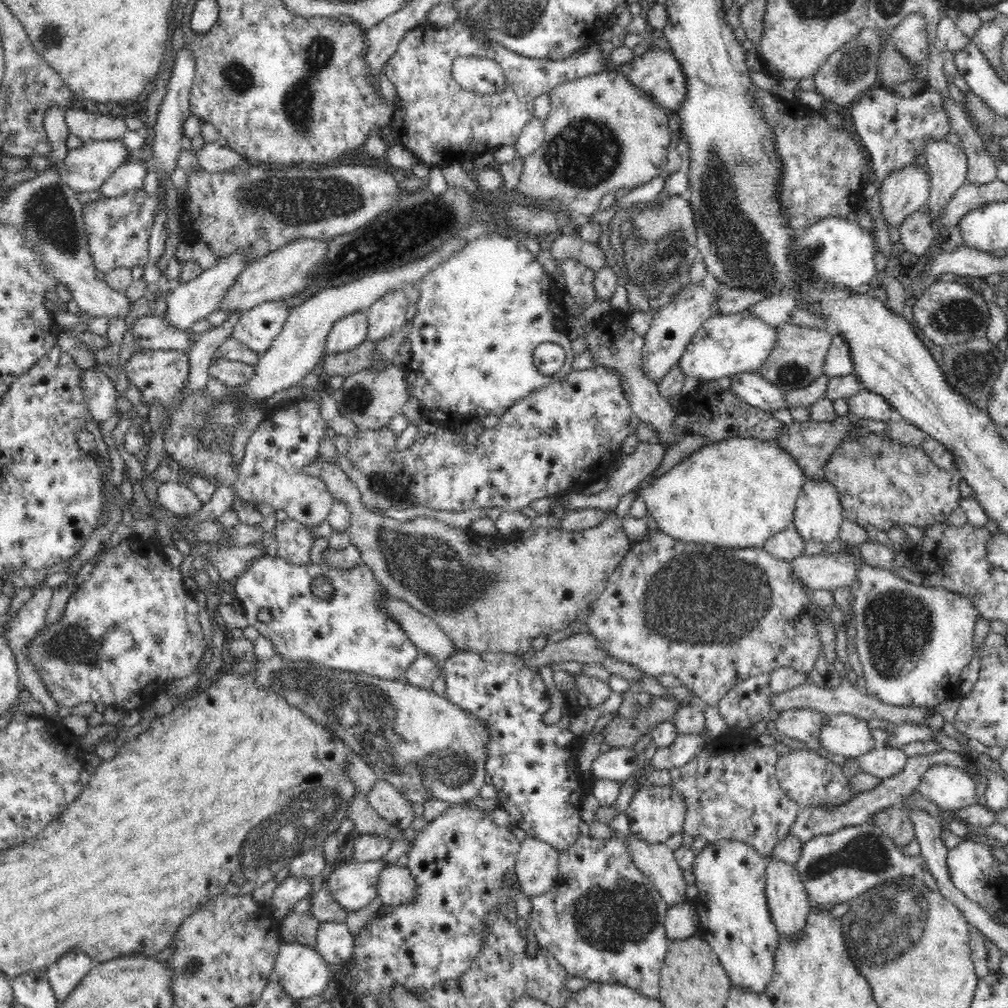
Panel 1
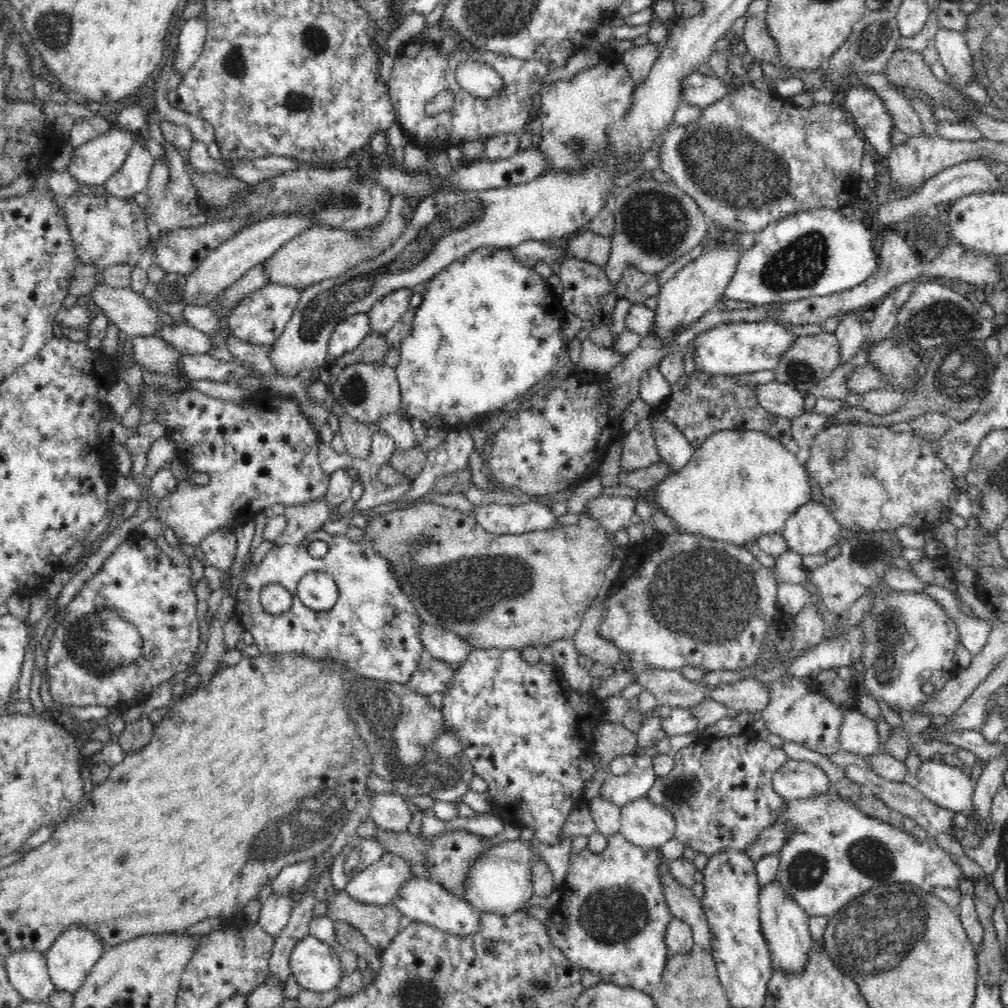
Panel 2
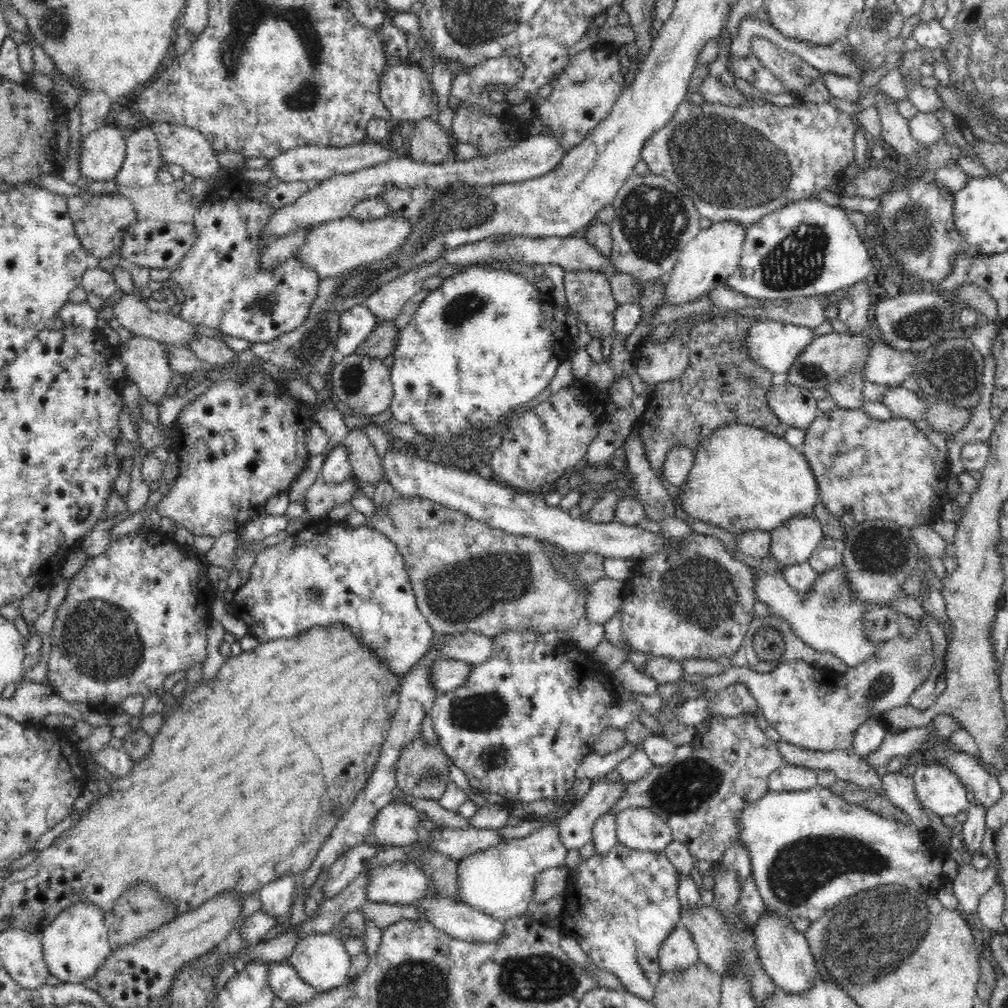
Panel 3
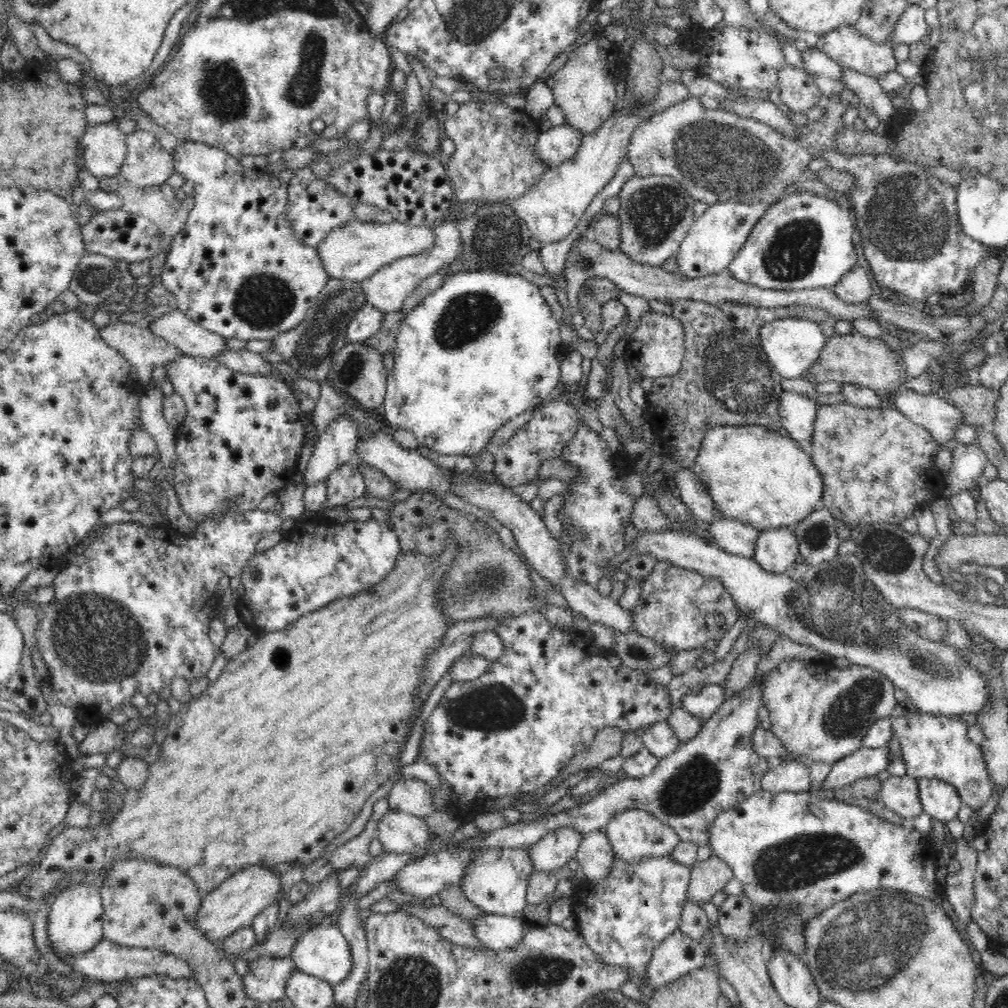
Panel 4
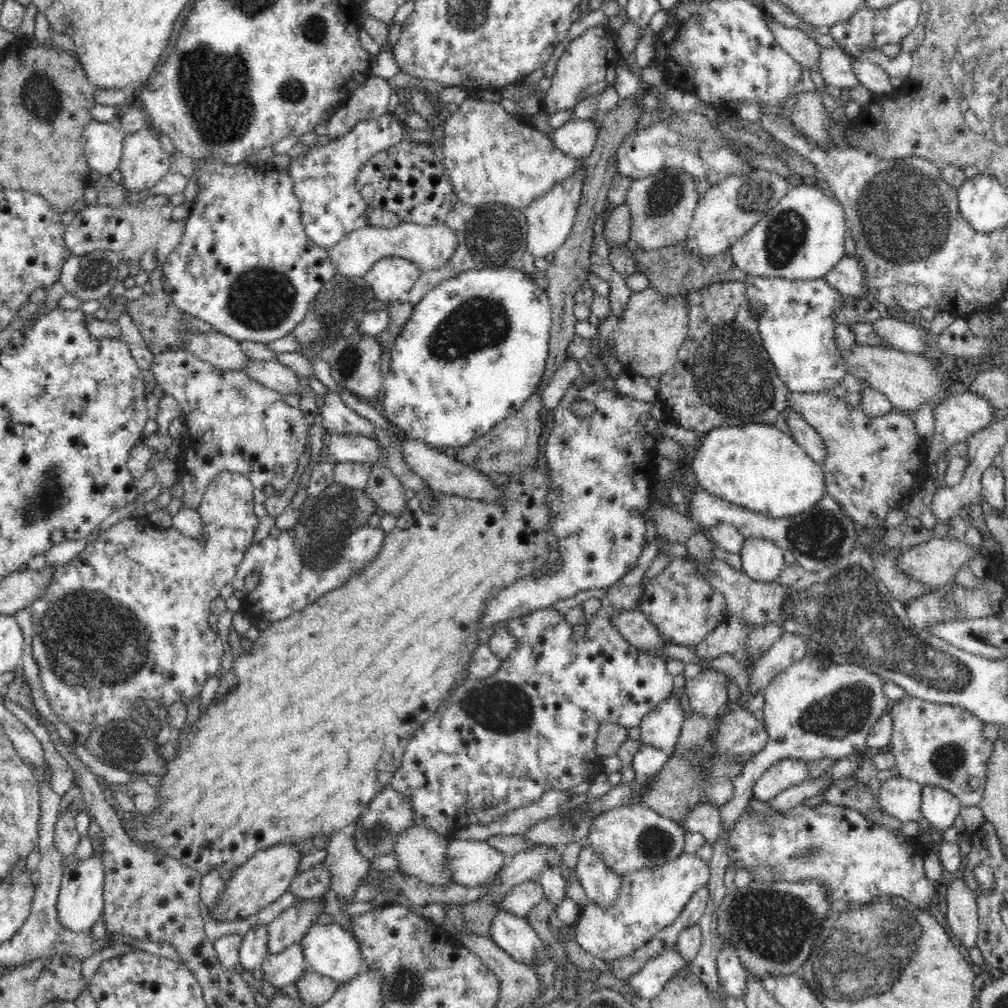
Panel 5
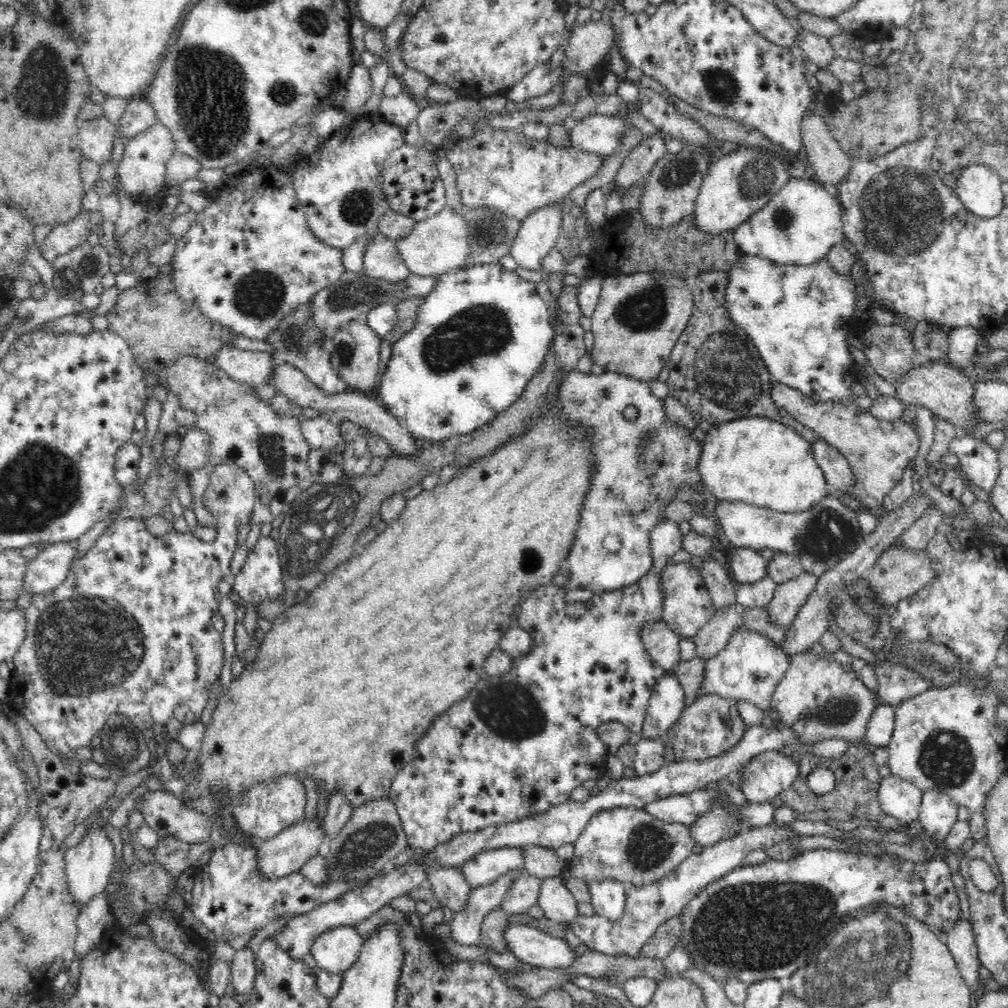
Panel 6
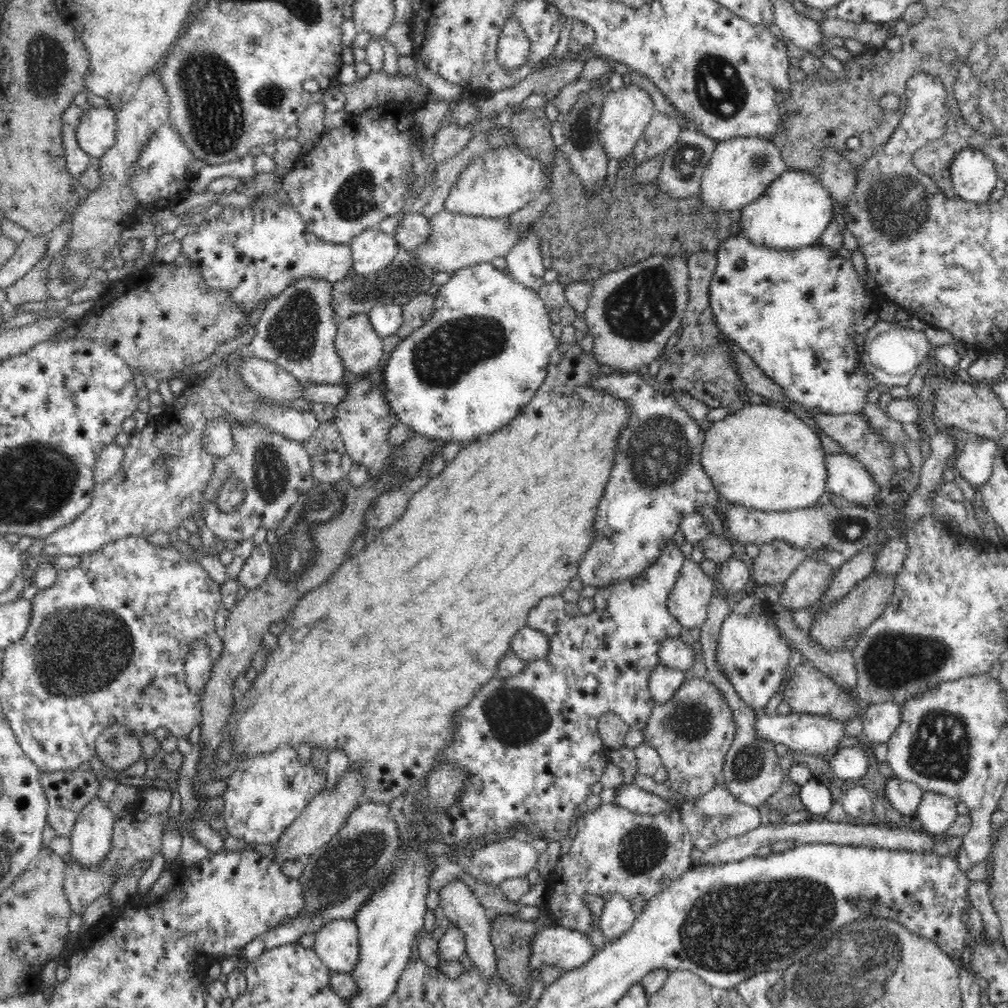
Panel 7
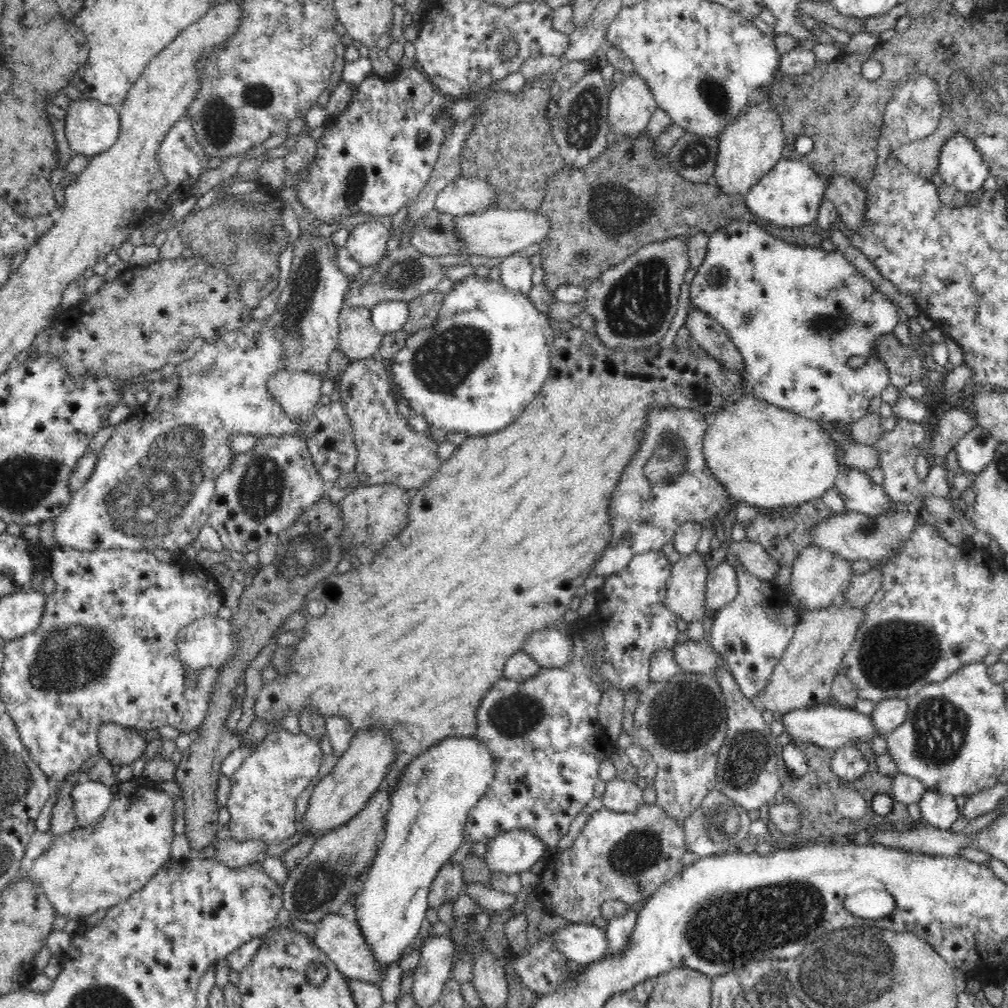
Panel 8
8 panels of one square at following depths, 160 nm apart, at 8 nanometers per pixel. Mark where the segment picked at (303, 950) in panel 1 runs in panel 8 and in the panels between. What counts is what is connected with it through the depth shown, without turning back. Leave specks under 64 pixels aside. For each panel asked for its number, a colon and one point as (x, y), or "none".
2: (316, 966)
3: (321, 960)
4: (323, 951)
5: (329, 949)
6: (335, 950)
7: (337, 943)
8: (342, 940)

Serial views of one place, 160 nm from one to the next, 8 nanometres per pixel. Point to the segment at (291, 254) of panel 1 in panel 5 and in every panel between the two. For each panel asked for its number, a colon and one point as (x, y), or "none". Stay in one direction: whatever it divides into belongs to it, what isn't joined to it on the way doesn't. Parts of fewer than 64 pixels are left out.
2: (318, 253)
3: (341, 245)
4: (353, 252)
5: (431, 247)

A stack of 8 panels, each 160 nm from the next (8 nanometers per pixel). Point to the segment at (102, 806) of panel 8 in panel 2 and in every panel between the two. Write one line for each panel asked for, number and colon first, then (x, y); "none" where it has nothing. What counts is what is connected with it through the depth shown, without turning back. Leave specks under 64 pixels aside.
2: (71, 956)
3: (75, 943)
4: (75, 924)
5: (80, 903)
6: (88, 866)
7: (90, 838)

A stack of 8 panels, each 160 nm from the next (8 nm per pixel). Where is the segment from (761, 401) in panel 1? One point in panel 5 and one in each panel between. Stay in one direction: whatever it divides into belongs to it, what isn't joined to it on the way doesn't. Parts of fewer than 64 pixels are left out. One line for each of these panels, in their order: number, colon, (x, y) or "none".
2: (777, 398)
3: (795, 406)
4: (797, 412)
5: (806, 436)

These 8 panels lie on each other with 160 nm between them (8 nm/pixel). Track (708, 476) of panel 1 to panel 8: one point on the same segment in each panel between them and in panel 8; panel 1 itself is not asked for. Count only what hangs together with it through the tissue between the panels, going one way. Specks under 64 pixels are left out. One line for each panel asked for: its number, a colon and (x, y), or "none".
2: (739, 485)
3: (743, 477)
4: (755, 475)
5: (756, 465)
6: (756, 460)
7: (767, 458)
8: (765, 456)

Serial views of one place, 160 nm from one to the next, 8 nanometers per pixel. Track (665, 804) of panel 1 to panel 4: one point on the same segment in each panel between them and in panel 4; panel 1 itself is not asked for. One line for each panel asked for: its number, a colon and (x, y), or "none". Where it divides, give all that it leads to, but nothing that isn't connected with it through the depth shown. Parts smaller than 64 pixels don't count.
2: (644, 824)
3: (640, 829)
4: (634, 834)

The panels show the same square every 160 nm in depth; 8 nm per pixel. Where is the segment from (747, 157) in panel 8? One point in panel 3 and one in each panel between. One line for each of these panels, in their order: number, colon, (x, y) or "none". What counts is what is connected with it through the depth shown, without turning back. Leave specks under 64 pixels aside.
3: (707, 261)
4: (716, 237)
5: (727, 211)
6: (741, 181)
7: (741, 170)

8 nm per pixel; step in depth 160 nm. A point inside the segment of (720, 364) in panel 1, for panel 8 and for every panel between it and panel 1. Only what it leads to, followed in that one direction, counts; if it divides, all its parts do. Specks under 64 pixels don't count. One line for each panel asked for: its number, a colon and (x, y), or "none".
2: (744, 347)
3: (775, 345)
4: (792, 345)
5: (796, 319)
6: (798, 317)
7: (802, 315)
8: (797, 313)

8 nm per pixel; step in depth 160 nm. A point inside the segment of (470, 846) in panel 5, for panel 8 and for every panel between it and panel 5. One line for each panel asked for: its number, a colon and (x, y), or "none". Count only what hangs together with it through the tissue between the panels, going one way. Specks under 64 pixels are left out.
6: (485, 868)
7: (511, 857)
8: (514, 851)

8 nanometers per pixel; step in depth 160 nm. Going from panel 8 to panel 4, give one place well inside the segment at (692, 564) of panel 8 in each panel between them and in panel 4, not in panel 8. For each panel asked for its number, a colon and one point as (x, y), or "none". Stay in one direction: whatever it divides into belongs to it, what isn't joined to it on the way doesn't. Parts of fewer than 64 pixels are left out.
4: (678, 608)
5: (679, 601)
6: (687, 607)
7: (690, 598)

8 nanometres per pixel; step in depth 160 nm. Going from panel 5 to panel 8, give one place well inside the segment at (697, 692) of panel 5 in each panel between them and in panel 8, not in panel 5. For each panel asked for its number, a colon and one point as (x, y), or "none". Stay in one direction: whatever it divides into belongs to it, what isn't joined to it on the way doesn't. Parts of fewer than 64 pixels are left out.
6: (751, 666)
7: (752, 652)
8: (751, 633)

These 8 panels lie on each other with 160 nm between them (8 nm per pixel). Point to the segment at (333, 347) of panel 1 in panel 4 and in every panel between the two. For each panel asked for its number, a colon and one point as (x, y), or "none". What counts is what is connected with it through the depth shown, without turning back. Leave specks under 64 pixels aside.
2: (352, 330)
3: (356, 324)
4: (367, 321)

